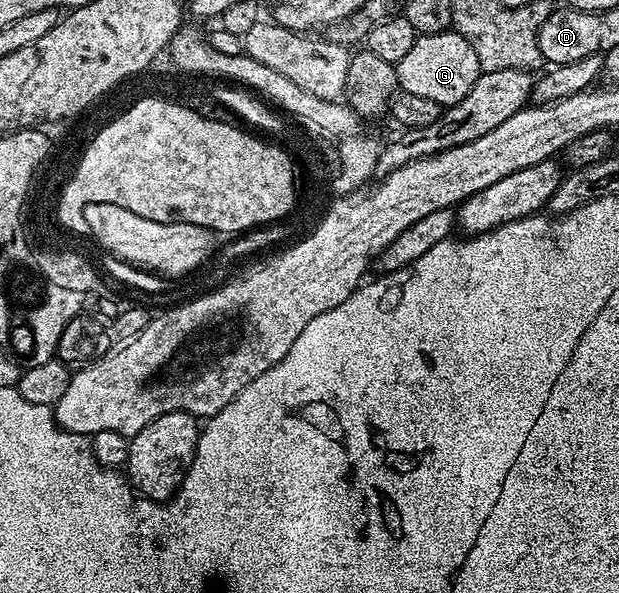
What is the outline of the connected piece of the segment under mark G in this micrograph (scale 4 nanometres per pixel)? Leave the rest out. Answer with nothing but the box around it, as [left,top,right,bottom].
[396,28,482,108]

